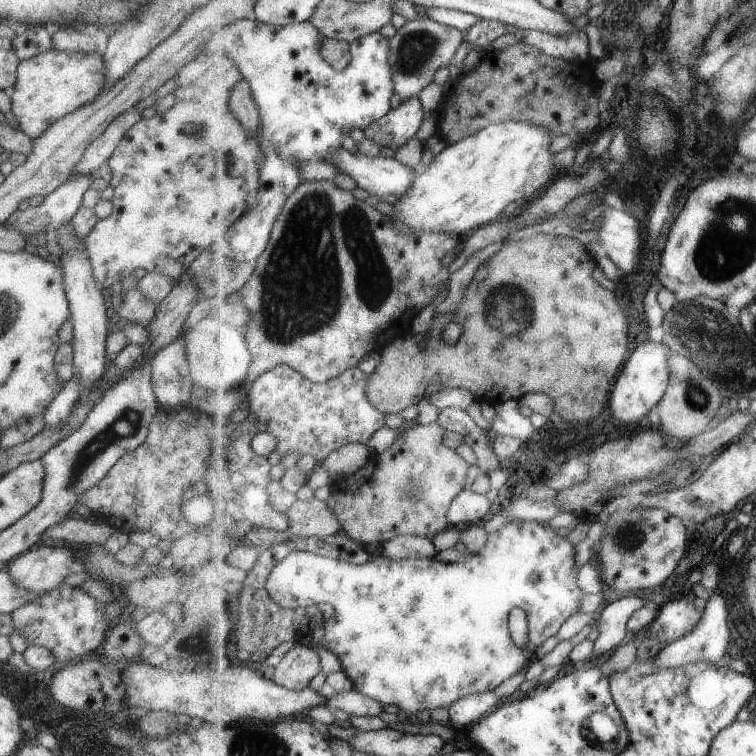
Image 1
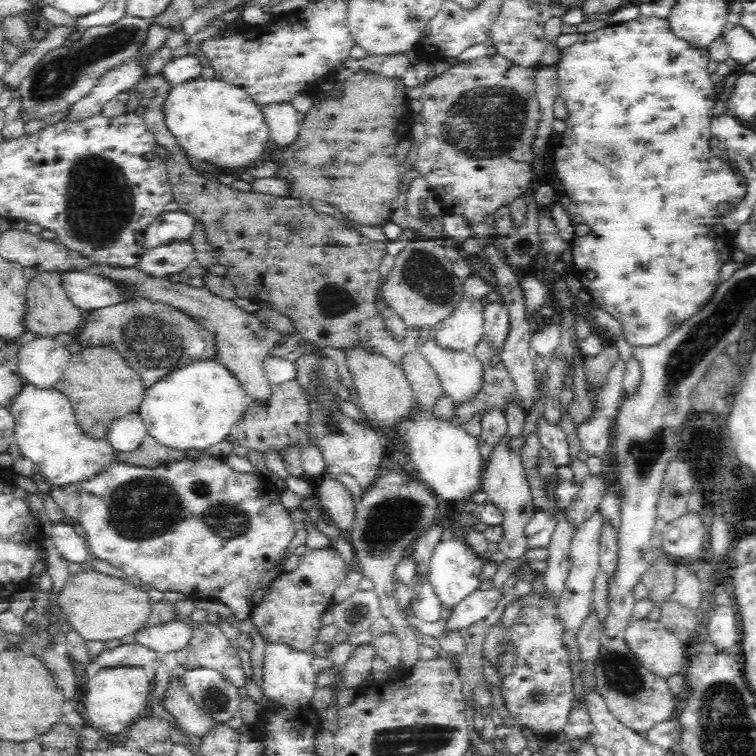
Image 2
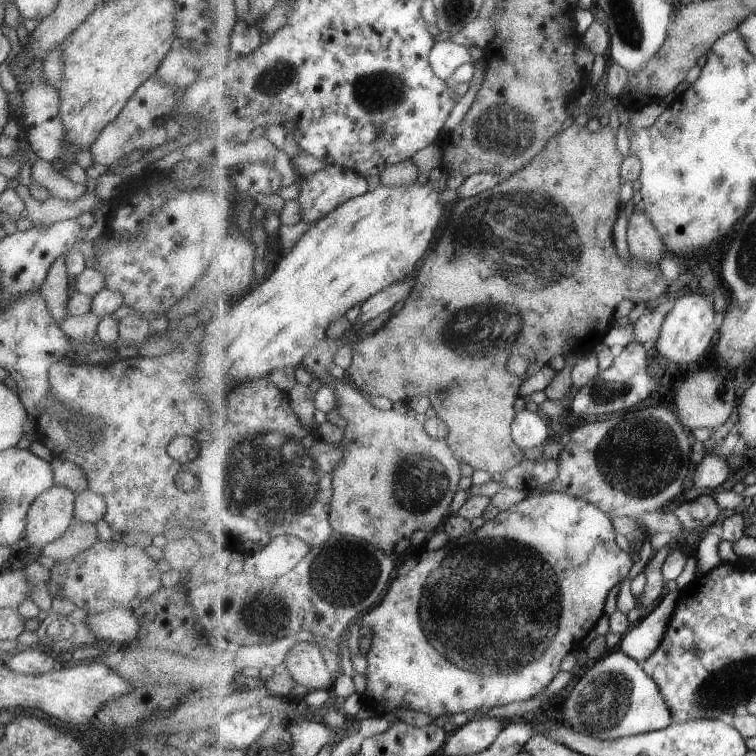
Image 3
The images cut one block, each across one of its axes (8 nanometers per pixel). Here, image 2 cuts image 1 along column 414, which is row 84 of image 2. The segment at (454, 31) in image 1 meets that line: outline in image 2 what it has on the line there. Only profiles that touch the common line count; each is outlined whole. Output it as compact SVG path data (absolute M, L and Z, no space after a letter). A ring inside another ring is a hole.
M124 15L118 22L108 26L95 26L80 31L80 38L66 48L54 48L38 62L18 86L22 101L22 122L47 119L50 115L72 107L86 98L90 90L106 71L118 67L133 58L146 46L151 20Z

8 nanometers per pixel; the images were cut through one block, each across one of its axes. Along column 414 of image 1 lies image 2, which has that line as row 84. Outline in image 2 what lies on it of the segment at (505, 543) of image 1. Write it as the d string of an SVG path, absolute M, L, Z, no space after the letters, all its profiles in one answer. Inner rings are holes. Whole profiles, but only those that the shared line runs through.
M656 17L635 18L616 25L607 25L593 32L582 33L576 43L564 48L562 58L557 65L559 77L559 95L564 100L568 112L565 119L566 130L562 134L560 149L554 151L553 162L556 176L559 178L566 195L571 199L567 210L567 216L573 225L586 224L590 232L584 236L574 235L570 240L568 256L571 257L575 276L582 283L591 300L598 304L599 308L607 312L620 322L628 344L635 348L656 346L666 336L676 332L682 322L692 318L704 308L710 298L714 296L714 290L720 284L719 274L722 266L730 262L735 242L721 222L718 216L718 204L729 203L736 205L742 202L746 196L747 186L745 178L738 172L731 162L724 162L714 156L709 148L710 125L714 118L714 84L709 78L707 49L699 49L690 46L689 42L674 36L667 19Z

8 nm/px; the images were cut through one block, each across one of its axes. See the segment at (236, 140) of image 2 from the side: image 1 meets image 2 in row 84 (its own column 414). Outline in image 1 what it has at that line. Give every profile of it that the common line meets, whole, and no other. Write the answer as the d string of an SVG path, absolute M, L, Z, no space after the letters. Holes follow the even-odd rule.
M515 120L495 123L462 141L448 144L419 168L408 193L399 197L392 216L401 227L407 226L417 233L446 232L454 236L491 223L511 202L531 200L557 176L559 170L554 163L554 153L549 150L553 137L545 127Z

